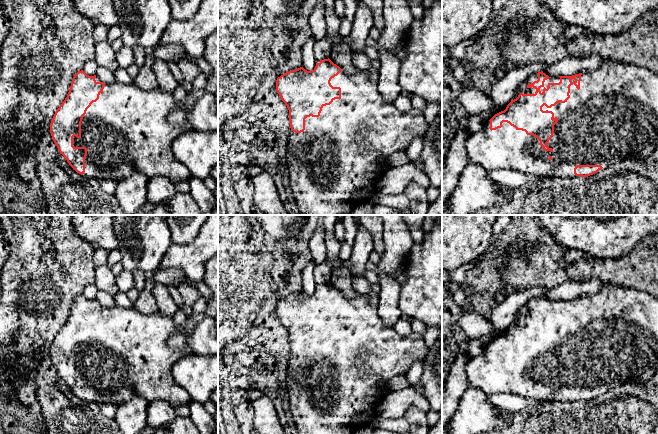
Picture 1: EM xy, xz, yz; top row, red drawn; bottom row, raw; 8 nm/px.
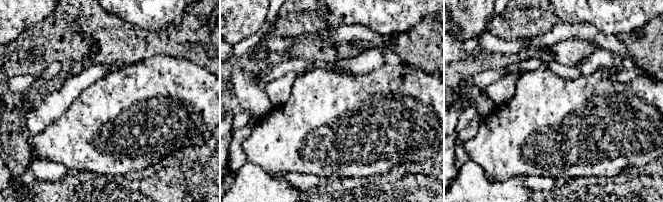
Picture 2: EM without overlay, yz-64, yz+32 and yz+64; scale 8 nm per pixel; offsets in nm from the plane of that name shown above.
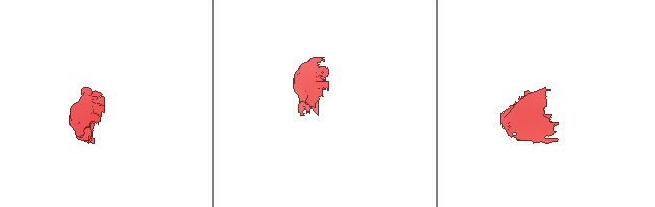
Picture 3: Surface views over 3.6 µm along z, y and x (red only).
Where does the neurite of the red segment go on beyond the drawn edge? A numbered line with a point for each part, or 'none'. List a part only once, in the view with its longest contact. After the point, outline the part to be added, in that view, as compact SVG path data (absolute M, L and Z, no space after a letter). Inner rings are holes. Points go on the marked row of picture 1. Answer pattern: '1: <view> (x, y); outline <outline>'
1: yz (614, 115); outline M606 59L601 66L595 70L582 73L580 81L580 89L578 90L573 84L570 86L570 98L565 103L557 103L551 108L547 108L545 105L542 107L543 111L552 111L554 118L558 118L558 122L554 125L554 134L549 140L547 146L552 148L553 151L545 151L539 144L540 141L533 135L527 135L525 131L517 130L507 122L502 123L502 127L496 130L490 130L490 121L488 121L483 130L471 134L466 143L465 148L470 162L481 166L485 171L496 170L496 169L510 169L521 172L523 174L534 175L537 177L559 177L559 178L572 178L576 177L574 174L574 168L577 165L601 165L603 168L597 173L604 171L615 165L618 160L623 160L631 156L635 156L638 159L645 159L649 157L658 148L658 74L649 71L644 67L637 66L632 63L619 62L610 63ZM553 118L553 119L554 119Z

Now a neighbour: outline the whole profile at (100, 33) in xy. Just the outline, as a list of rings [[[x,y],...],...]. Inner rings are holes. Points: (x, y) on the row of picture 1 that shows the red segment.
[[[95,23],[93,30],[93,39],[95,43],[105,41],[108,37],[109,27],[101,23]]]

